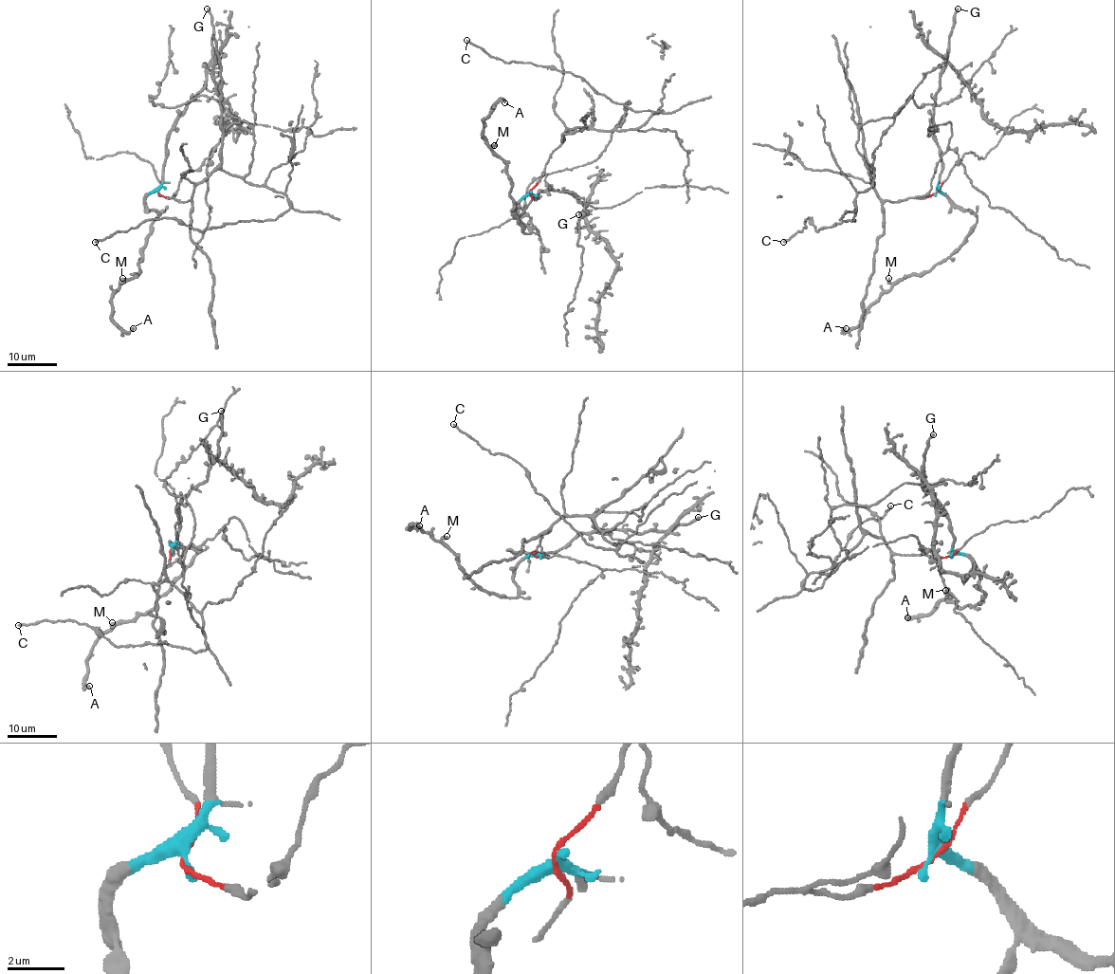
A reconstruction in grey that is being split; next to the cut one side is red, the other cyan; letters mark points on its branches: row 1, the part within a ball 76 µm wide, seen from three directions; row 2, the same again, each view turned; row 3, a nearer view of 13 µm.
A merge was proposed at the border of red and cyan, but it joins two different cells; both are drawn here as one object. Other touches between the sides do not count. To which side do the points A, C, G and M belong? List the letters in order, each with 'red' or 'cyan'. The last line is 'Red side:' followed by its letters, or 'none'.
A: cyan
C: red
G: cyan
M: cyan
Red side: C

